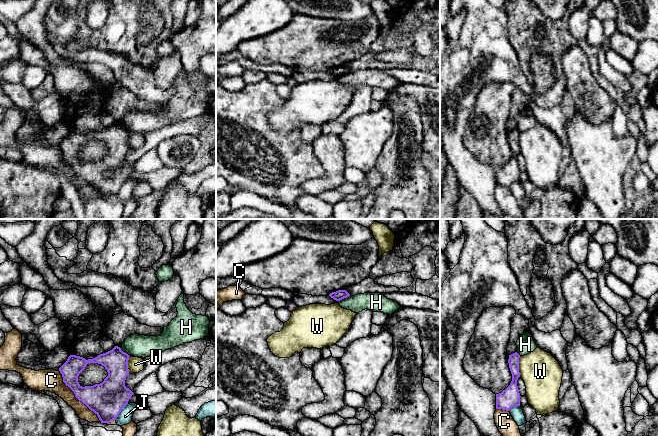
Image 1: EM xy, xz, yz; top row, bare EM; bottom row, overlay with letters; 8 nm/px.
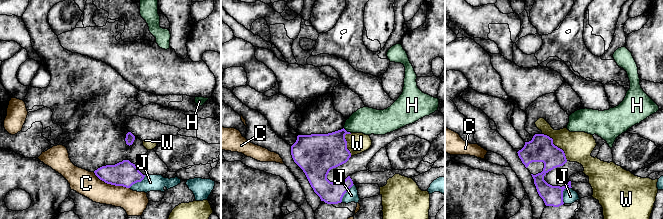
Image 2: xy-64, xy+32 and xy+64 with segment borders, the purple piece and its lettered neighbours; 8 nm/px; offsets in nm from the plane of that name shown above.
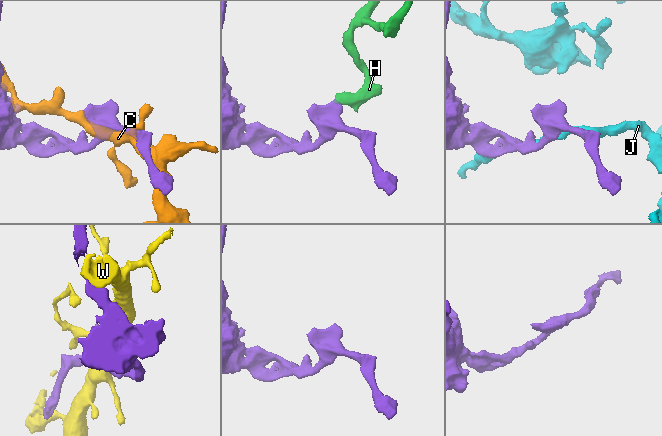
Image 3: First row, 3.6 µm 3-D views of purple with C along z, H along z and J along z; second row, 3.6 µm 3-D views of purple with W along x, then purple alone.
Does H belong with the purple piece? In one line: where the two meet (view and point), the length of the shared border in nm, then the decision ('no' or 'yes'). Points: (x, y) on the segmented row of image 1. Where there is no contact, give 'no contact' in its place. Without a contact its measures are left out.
contact xz (343, 298); length 110 nm; no

